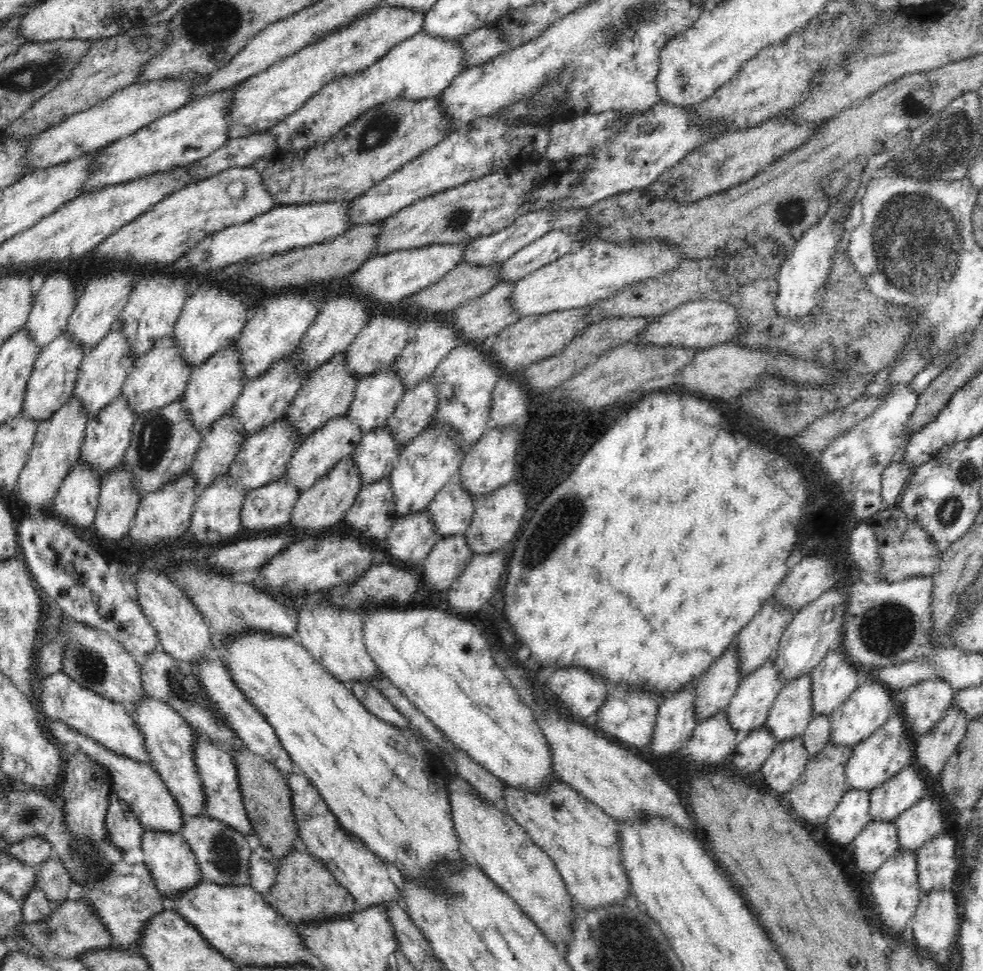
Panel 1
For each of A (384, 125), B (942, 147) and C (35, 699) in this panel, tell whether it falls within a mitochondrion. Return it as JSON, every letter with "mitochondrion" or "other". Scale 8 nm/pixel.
{"A":"mitochondrion","B":"mitochondrion","C":"other"}

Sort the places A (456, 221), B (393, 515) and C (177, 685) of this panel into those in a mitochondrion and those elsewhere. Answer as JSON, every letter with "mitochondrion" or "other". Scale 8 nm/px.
{"A":"mitochondrion","B":"other","C":"mitochondrion"}

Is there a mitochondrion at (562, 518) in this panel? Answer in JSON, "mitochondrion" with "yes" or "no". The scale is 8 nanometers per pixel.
{"mitochondrion":"yes"}

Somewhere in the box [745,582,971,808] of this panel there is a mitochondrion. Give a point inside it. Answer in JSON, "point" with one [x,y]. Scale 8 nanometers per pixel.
{"point":[887,629]}

